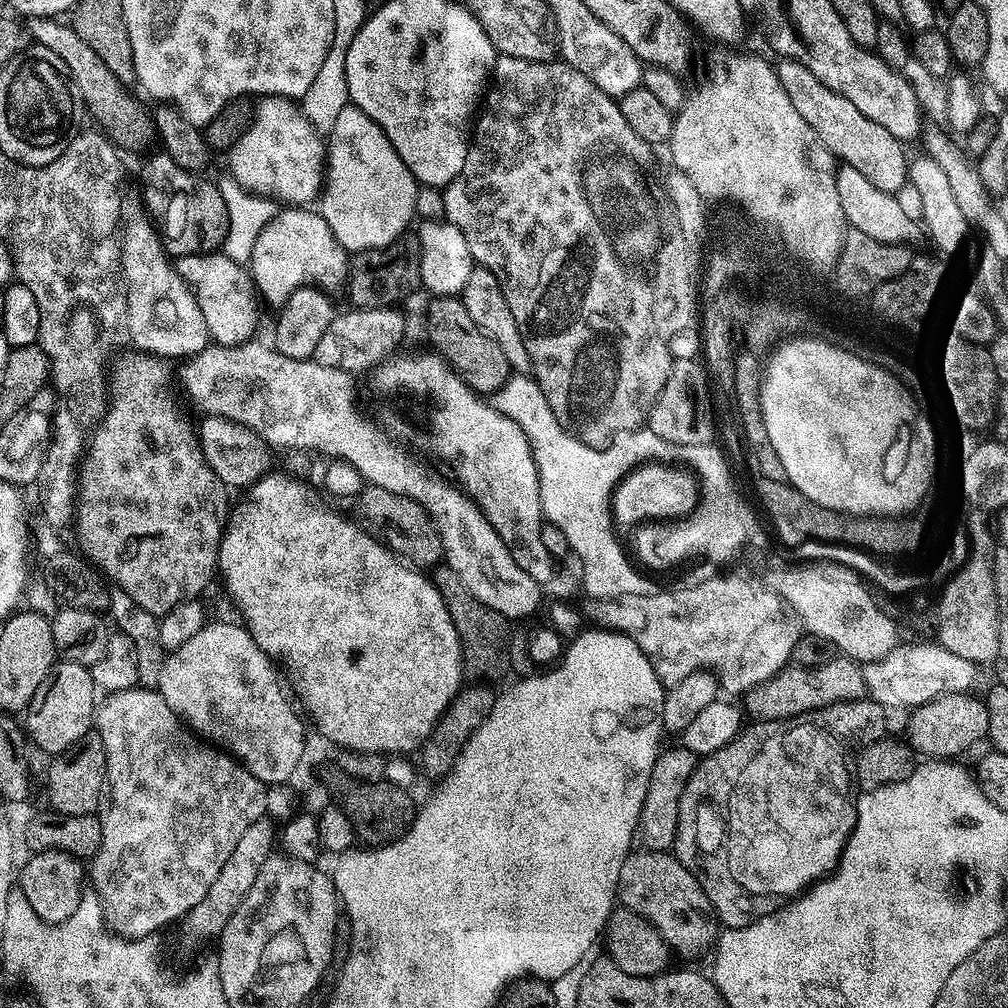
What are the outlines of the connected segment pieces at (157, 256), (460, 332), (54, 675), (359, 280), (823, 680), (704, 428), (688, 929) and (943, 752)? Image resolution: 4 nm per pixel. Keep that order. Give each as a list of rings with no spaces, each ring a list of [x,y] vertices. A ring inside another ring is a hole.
[[[151,223],[134,225],[128,232],[128,241],[123,241],[122,279],[128,294],[126,336],[132,339],[137,353],[168,361],[179,356],[197,356],[203,348],[209,347],[210,337],[202,310],[198,310],[191,289],[176,275],[160,242],[159,231]]]
[[[432,296],[428,304],[428,340],[433,349],[448,361],[465,382],[481,394],[495,394],[508,380],[510,369],[506,354],[498,347],[498,342],[482,330],[470,318],[463,299],[454,296]]]
[[[57,659],[56,664],[50,670],[50,674],[46,674],[46,678],[42,678],[42,686],[38,686],[34,698],[27,706],[26,717],[28,716],[29,728],[27,731],[30,736],[30,731],[32,731],[33,738],[40,743],[42,751],[49,752],[49,757],[61,756],[66,750],[70,750],[70,746],[74,746],[74,742],[82,739],[87,732],[93,731],[97,707],[98,689],[92,680],[89,665]]]
[[[405,234],[384,248],[355,253],[348,261],[346,291],[352,308],[390,308],[420,287],[419,235]]]
[[[837,658],[825,659],[816,672],[797,672],[794,667],[783,668],[777,676],[751,688],[743,697],[742,708],[748,712],[753,721],[794,719],[795,716],[806,715],[818,711],[819,708],[832,706],[835,703],[865,699],[868,686],[864,677],[864,669],[854,660]]]
[[[673,359],[666,382],[652,405],[648,407],[646,427],[654,434],[658,434],[658,438],[666,438],[666,442],[709,443],[713,438],[712,420],[708,417],[708,390],[710,394],[710,384],[706,379],[705,369],[695,359]]]
[[[647,850],[629,852],[618,874],[616,895],[623,907],[649,920],[675,951],[677,948],[688,956],[696,956],[708,943],[709,947],[717,939],[715,910],[702,886],[698,886],[694,874],[690,874],[690,870],[686,870],[675,855]]]
[[[956,693],[953,696],[940,696],[929,704],[922,704],[911,709],[907,735],[910,743],[921,757],[931,758],[936,762],[948,762],[960,758],[963,752],[968,752],[979,740],[988,735],[988,705],[983,699],[975,700],[975,695]]]

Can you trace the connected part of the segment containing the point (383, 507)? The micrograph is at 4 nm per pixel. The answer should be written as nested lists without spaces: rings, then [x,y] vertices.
[[[371,486],[364,488],[363,500],[364,516],[369,520],[367,523],[379,533],[383,543],[387,544],[397,556],[411,564],[413,568],[431,570],[444,560],[444,543],[440,532],[436,529],[436,524],[430,518],[430,514],[421,504],[402,494],[390,494],[390,490]]]

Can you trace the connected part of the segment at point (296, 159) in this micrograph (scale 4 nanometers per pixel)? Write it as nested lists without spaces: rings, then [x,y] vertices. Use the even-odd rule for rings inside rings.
[[[265,96],[256,104],[256,114],[252,119],[250,130],[246,130],[246,134],[242,134],[242,138],[238,138],[238,142],[234,142],[234,146],[228,149],[226,153],[228,166],[232,170],[231,177],[237,180],[244,188],[257,194],[265,194],[270,198],[279,198],[285,200],[284,204],[288,206],[308,206],[319,197],[324,186],[324,173],[326,171],[326,144],[322,139],[321,133],[316,131],[312,123],[304,117],[301,105],[295,99],[287,96]]]

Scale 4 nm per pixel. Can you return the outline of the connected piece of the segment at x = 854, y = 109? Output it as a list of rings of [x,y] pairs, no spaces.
[[[787,58],[777,61],[774,67],[778,82],[782,82],[782,90],[786,90],[786,95],[790,97],[790,102],[794,102],[798,114],[802,114],[802,118],[810,122],[810,130],[818,134],[818,138],[837,161],[854,166],[854,170],[859,170],[871,184],[878,186],[878,190],[895,194],[903,184],[908,183],[908,163],[906,156],[900,153],[901,141],[896,140],[890,130],[878,126],[878,122],[870,122],[870,118],[866,118],[866,114],[862,114],[858,106],[852,105],[847,98],[842,98],[842,94],[830,90],[830,86],[810,74],[810,70],[802,66],[802,62]]]

